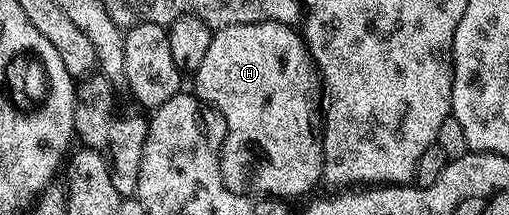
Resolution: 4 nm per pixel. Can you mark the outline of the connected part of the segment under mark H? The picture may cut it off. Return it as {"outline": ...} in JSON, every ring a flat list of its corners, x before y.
{"outline":[[252,23,251,25,227,25,214,30,213,40,203,57,203,65,195,72,197,88,195,94,202,104,214,107,219,114,225,118,229,129,228,143,233,147,246,147,249,151,231,151,227,156,223,155,221,160,222,168,233,170,237,179,242,179,250,192,258,191,261,195,273,195,269,197,285,197,281,195,305,195,308,196,313,186,323,179,323,149,321,148,321,127,319,126,319,112,321,110,321,80,317,74,317,68,313,65,313,58,305,48,305,42,300,34,293,32,294,28,288,23]]}

